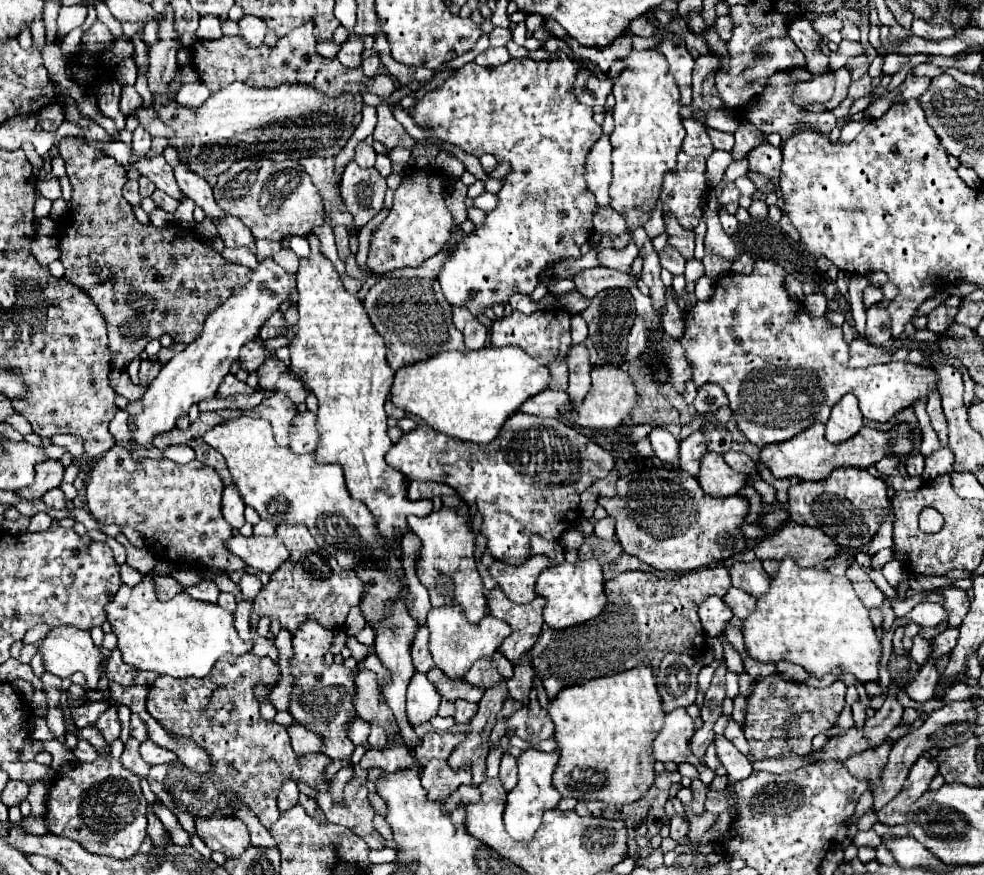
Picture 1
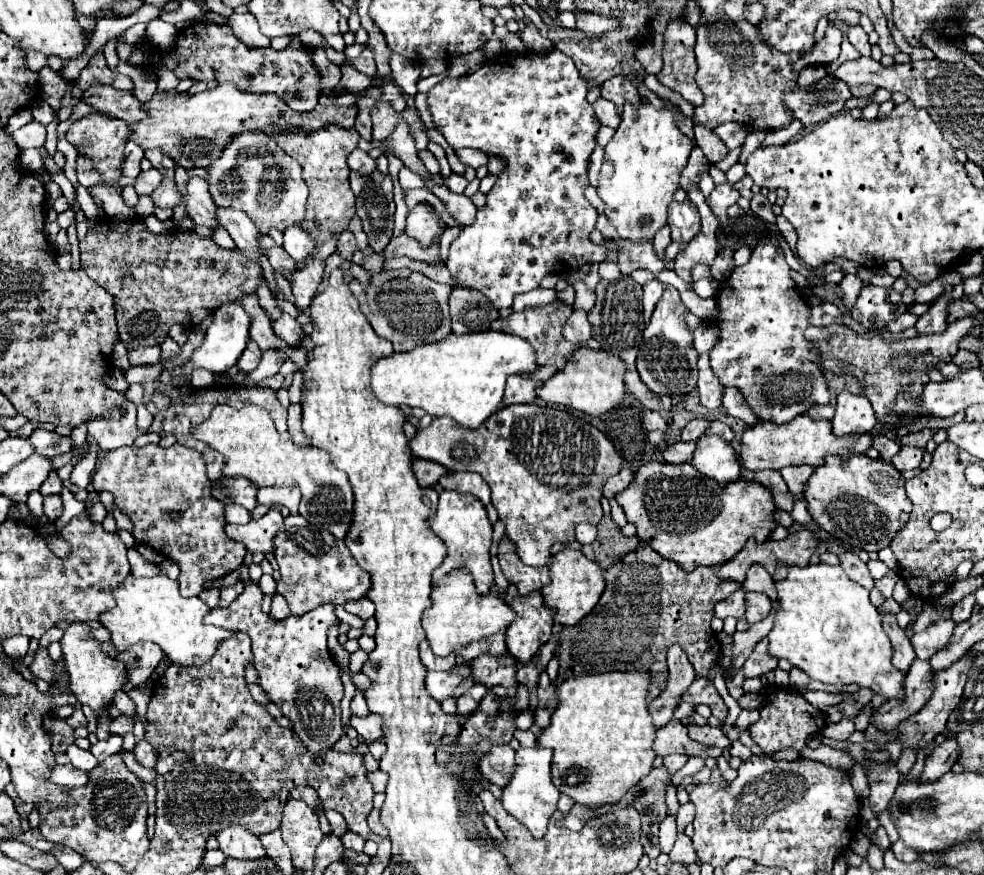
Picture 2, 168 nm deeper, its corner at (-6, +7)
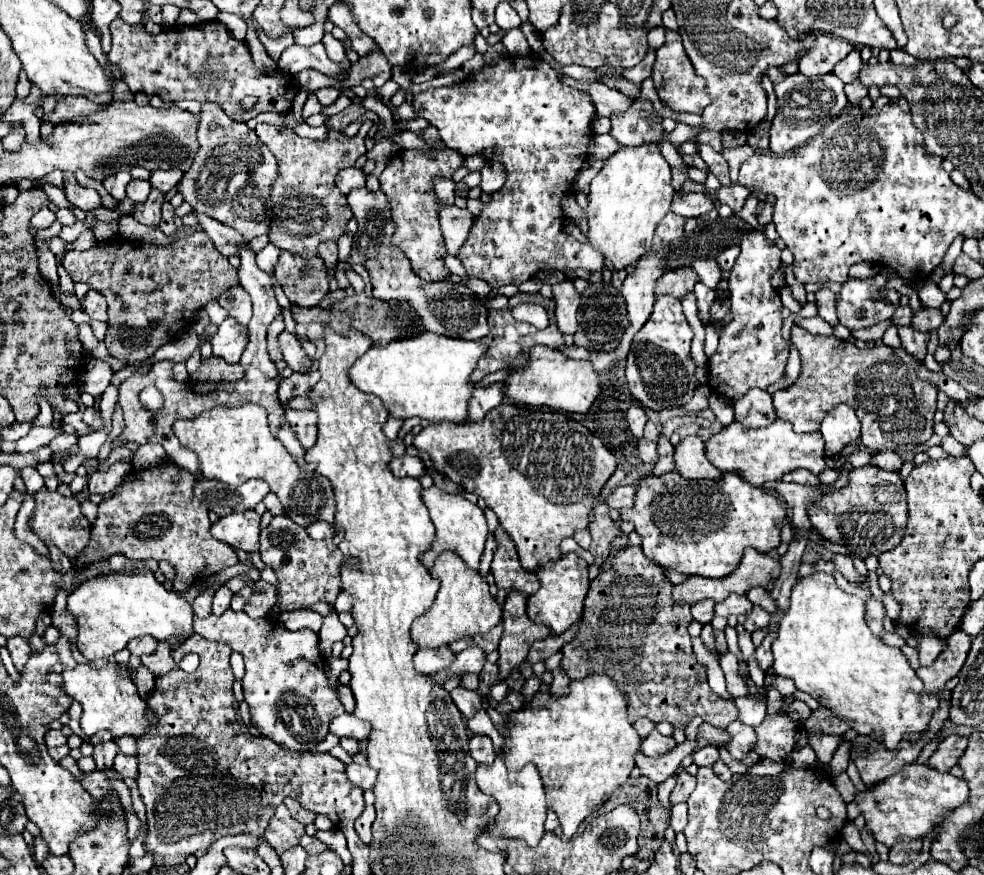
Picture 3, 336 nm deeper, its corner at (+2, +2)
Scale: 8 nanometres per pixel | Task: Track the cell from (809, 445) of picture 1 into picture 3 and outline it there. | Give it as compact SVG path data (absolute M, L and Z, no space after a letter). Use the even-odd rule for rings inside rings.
M776 420L770 426L758 430L746 430L742 424L732 422L730 426L722 428L708 440L708 460L720 472L738 474L752 486L764 486L766 482L776 482L786 472L798 468L806 468L812 474L820 474L826 470L824 440L820 432L796 434L792 430L792 424L788 424L786 420Z

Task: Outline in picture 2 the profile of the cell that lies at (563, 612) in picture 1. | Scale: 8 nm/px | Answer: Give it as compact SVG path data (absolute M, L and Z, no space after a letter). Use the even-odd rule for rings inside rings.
M564 549L552 557L550 579L550 585L544 587L540 593L544 597L544 605L554 611L554 621L560 625L580 623L580 619L584 619L594 609L606 587L600 565L586 559L584 553L576 549Z

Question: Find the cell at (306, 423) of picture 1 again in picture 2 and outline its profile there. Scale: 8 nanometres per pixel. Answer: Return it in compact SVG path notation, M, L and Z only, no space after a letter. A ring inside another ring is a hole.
M298 403L288 407L288 429L290 429L294 443L300 443L300 445L306 443L306 437L302 433L302 405Z

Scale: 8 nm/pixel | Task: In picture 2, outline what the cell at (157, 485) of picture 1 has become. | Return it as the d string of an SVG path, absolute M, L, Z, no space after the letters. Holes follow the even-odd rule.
M144 445L144 447L120 447L108 451L106 457L100 461L92 485L96 491L110 491L114 495L116 505L124 515L130 517L134 523L132 535L140 541L156 549L158 553L170 557L180 567L180 595L194 597L200 595L204 589L204 581L224 577L226 573L234 571L244 561L244 545L230 539L224 533L224 503L212 497L212 483L206 477L206 463L198 451L188 447L172 445L170 449L162 449L160 445Z

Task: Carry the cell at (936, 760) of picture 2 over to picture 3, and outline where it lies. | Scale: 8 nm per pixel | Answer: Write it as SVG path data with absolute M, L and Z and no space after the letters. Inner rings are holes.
M948 736L938 744L938 748L930 756L928 764L932 768L936 768L938 772L948 772L952 766L958 764L958 758L964 754L964 750L966 750L964 736Z

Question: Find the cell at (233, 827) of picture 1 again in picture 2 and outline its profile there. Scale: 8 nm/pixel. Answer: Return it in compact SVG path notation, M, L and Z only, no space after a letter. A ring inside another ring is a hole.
M228 827L220 831L218 835L220 849L224 851L226 857L234 859L262 859L266 857L266 849L262 847L260 839L246 831L244 827Z

